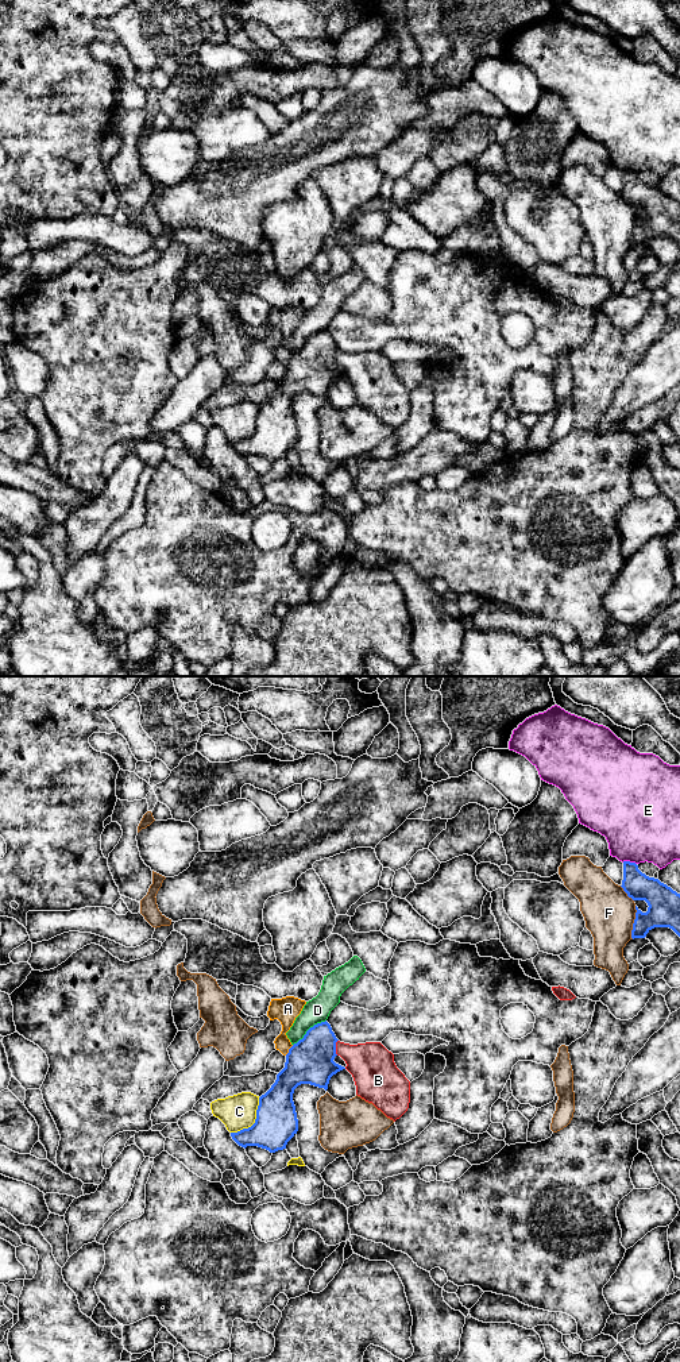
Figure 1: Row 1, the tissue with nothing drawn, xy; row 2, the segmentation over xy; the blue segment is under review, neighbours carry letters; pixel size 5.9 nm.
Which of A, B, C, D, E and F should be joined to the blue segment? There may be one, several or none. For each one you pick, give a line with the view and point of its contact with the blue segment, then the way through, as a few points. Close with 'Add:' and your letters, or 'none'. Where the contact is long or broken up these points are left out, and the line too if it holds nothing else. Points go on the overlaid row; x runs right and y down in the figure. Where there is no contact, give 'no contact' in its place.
Add: none

